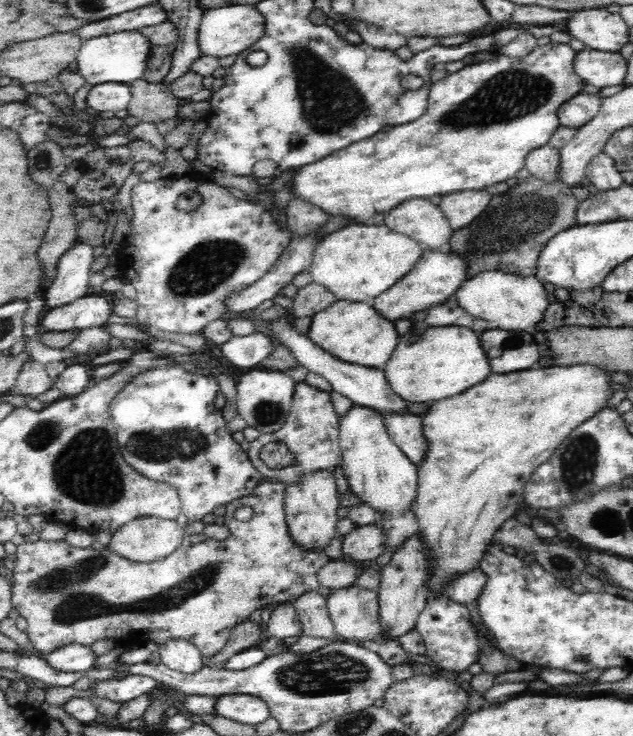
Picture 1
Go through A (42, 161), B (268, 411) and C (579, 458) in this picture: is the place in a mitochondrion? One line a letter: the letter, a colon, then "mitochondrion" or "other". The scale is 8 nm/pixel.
A: mitochondrion
B: mitochondrion
C: mitochondrion

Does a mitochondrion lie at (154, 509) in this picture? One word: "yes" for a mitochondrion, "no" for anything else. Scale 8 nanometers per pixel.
no

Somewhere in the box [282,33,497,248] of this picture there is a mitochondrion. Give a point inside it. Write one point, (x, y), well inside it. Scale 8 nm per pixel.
(330, 102)

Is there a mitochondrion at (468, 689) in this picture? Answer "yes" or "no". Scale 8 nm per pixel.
no

